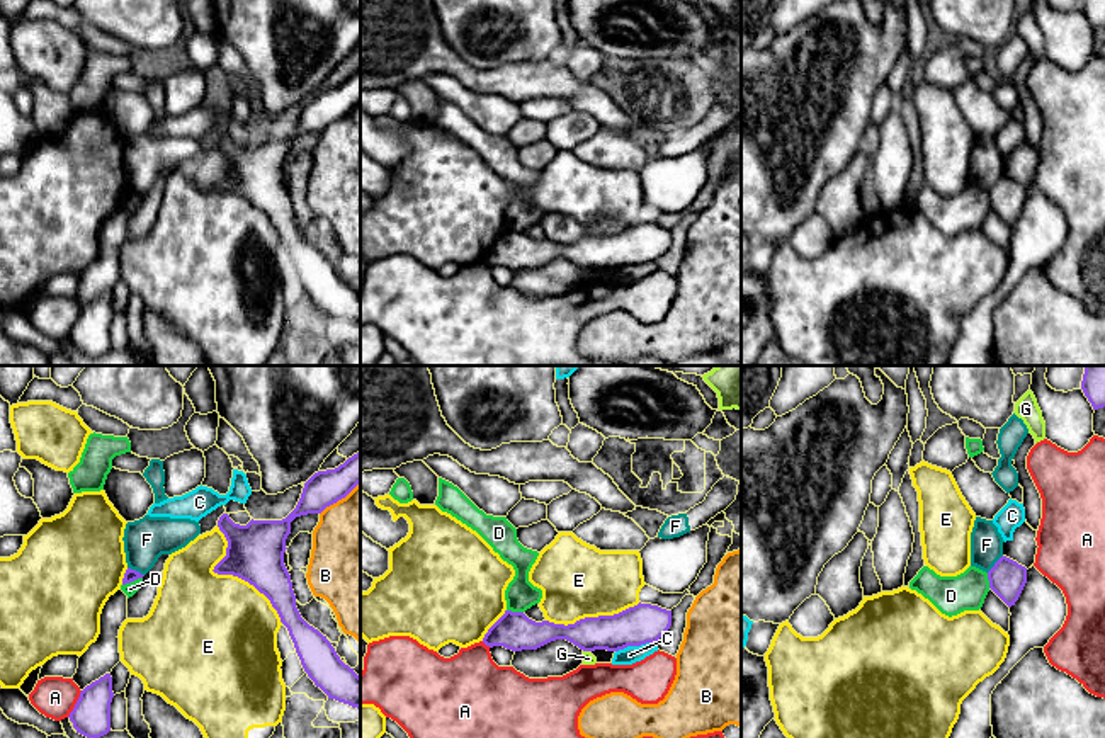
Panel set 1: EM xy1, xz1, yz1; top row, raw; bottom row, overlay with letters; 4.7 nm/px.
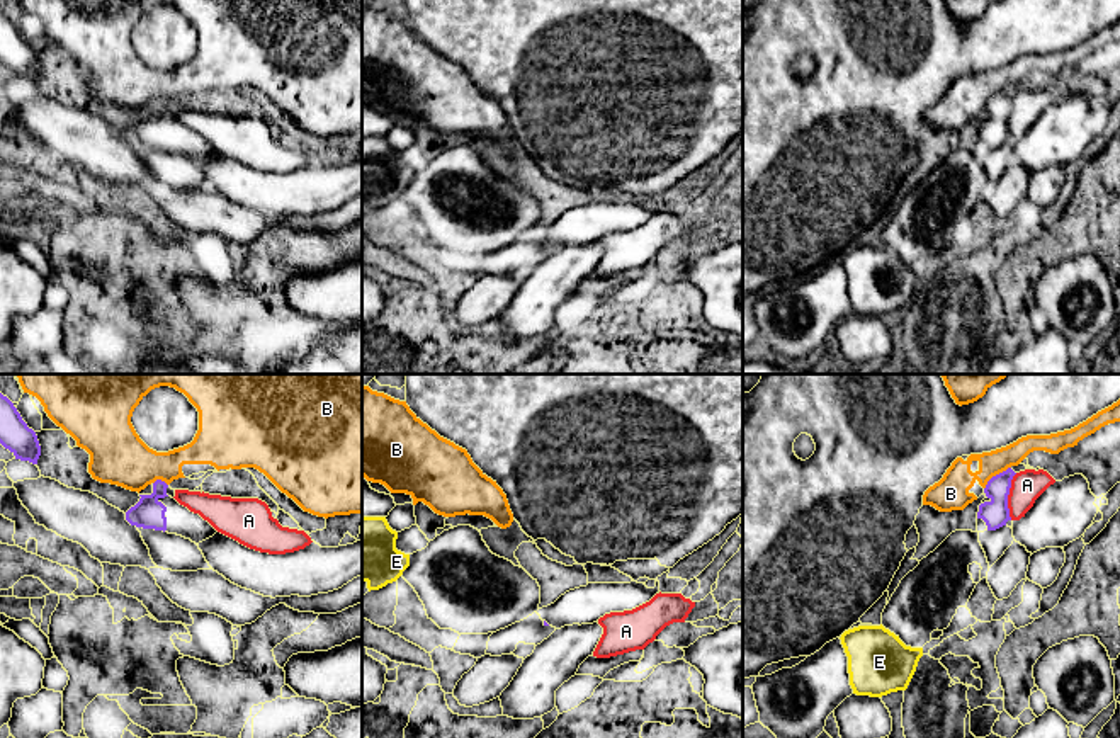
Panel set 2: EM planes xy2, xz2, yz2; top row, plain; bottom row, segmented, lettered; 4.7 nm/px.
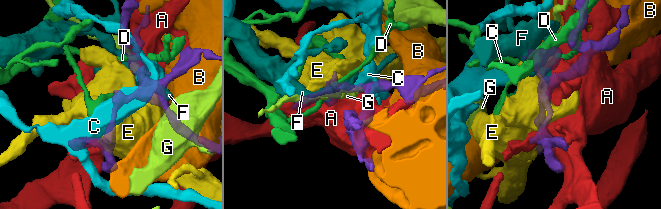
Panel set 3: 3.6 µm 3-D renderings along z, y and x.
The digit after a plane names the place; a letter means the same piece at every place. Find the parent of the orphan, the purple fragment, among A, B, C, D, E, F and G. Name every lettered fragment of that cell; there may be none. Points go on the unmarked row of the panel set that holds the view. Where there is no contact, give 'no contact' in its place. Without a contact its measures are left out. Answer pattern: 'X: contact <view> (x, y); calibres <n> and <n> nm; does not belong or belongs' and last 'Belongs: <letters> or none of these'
A: contact yz2 (1006, 116); calibres 120 and 150 nm; does not belong
B: contact yz2 (996, 94); calibres 120 and 160 nm; does not belong
C: contact xz1 (634, 264); calibres 190 and 90 nm; does not belong
D: contact xy1 (131, 199); calibres 60 and 60 nm; does not belong
E: contact xy1 (230, 193); calibres 280 and 480 nm; does not belong
F: contact yz1 (995, 182); calibres 180 and 160 nm; does not belong
G: contact xz1 (587, 269); calibres 180 and 60 nm; does not belong
Belongs: none of these

